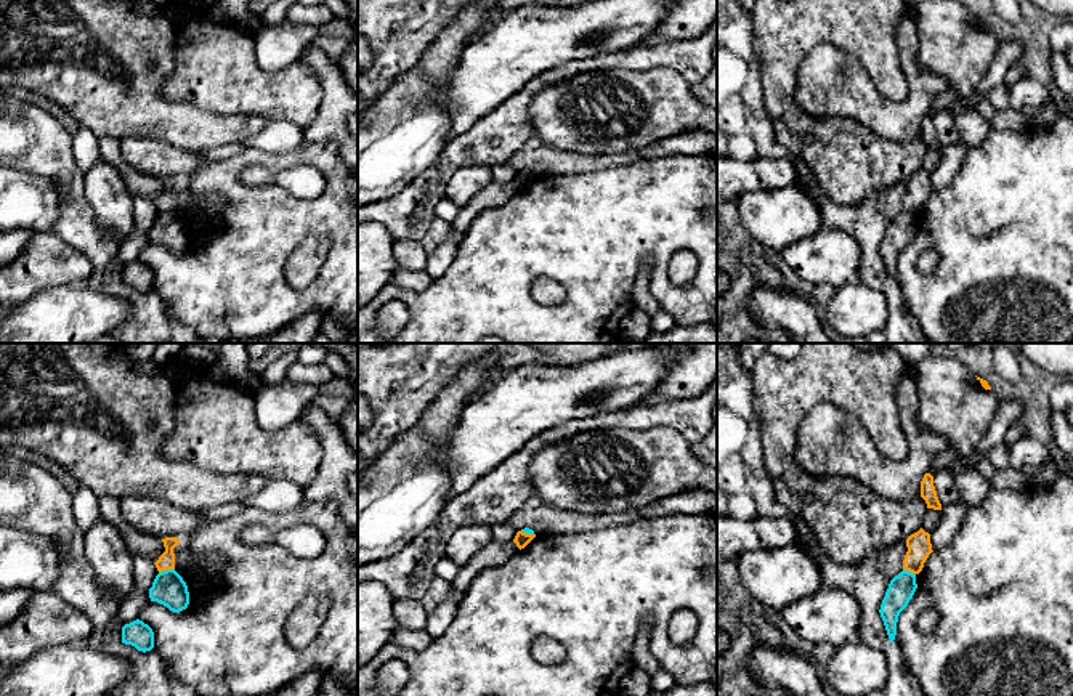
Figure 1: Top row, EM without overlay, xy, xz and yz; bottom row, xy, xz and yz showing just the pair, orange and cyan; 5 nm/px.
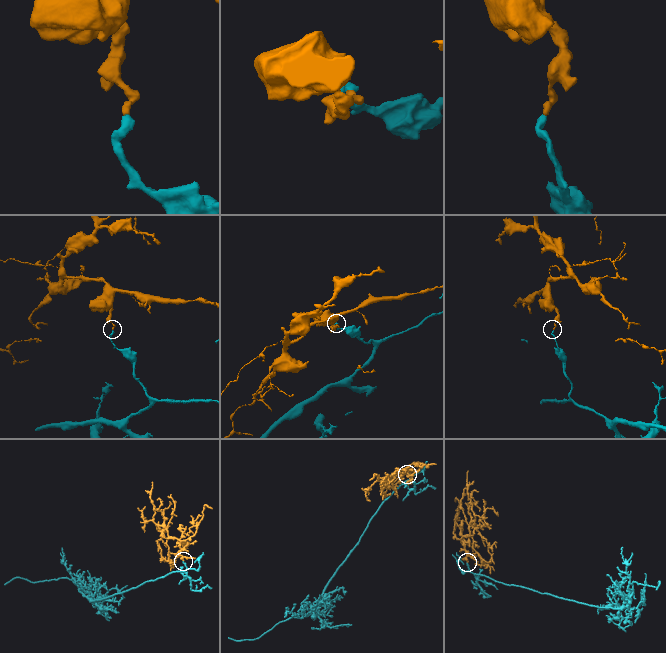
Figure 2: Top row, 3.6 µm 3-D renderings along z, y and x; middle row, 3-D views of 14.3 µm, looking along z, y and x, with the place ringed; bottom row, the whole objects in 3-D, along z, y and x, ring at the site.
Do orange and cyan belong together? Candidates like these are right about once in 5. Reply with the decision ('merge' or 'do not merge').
do not merge

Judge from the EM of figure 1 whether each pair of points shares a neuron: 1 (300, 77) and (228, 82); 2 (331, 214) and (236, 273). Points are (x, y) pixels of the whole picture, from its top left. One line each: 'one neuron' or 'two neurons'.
1: one neuron
2: one neuron

